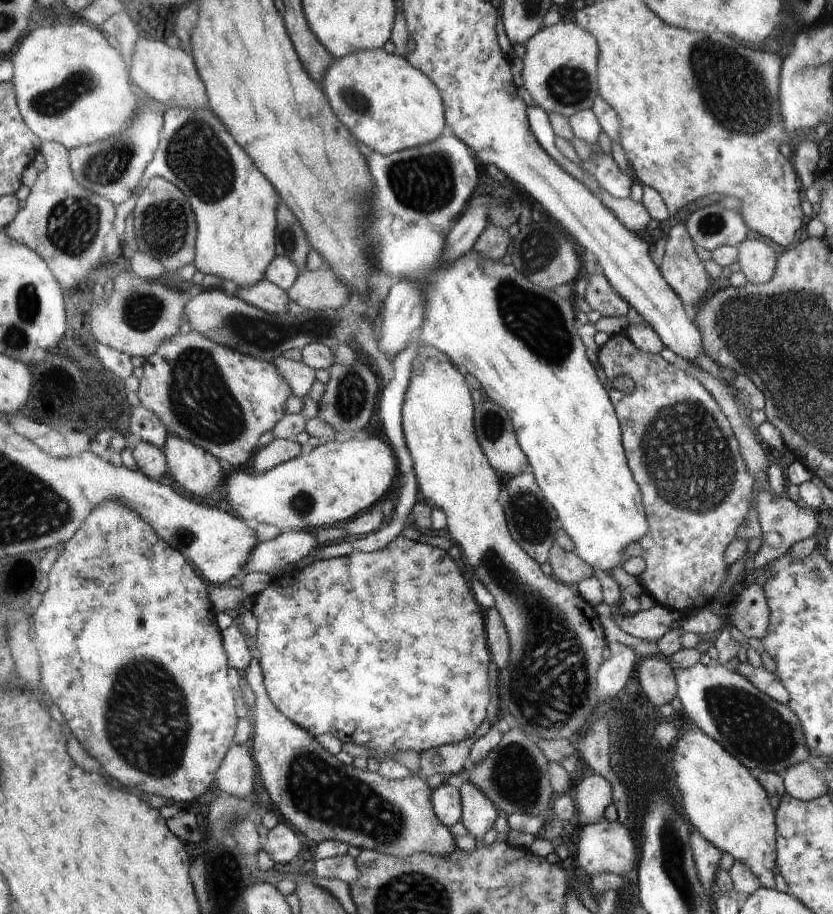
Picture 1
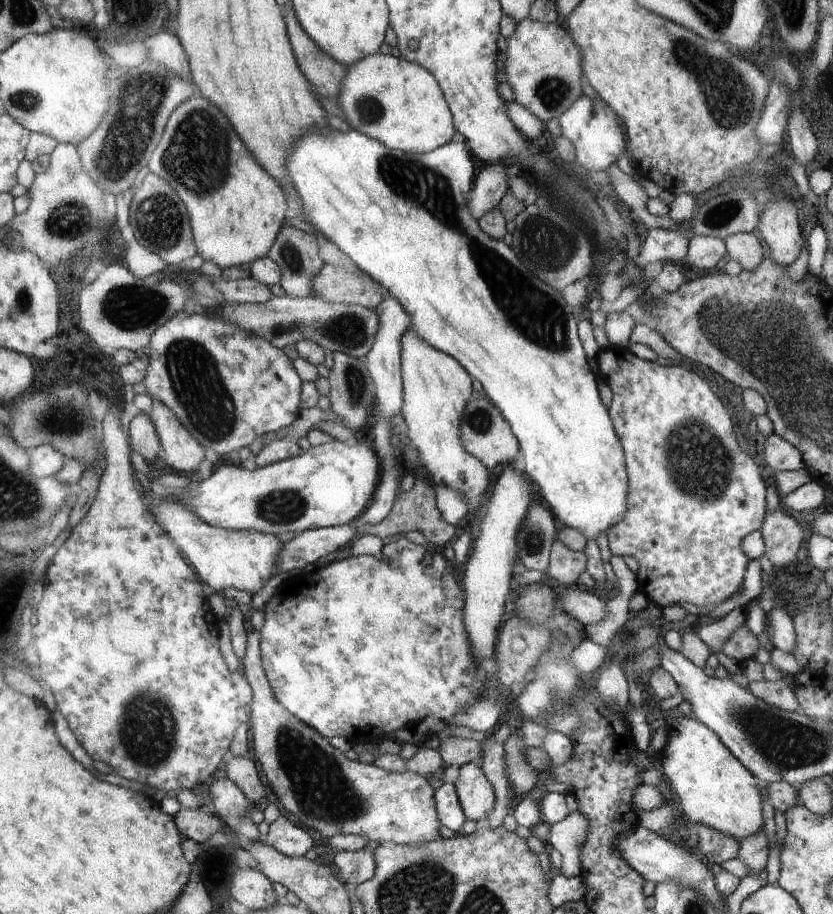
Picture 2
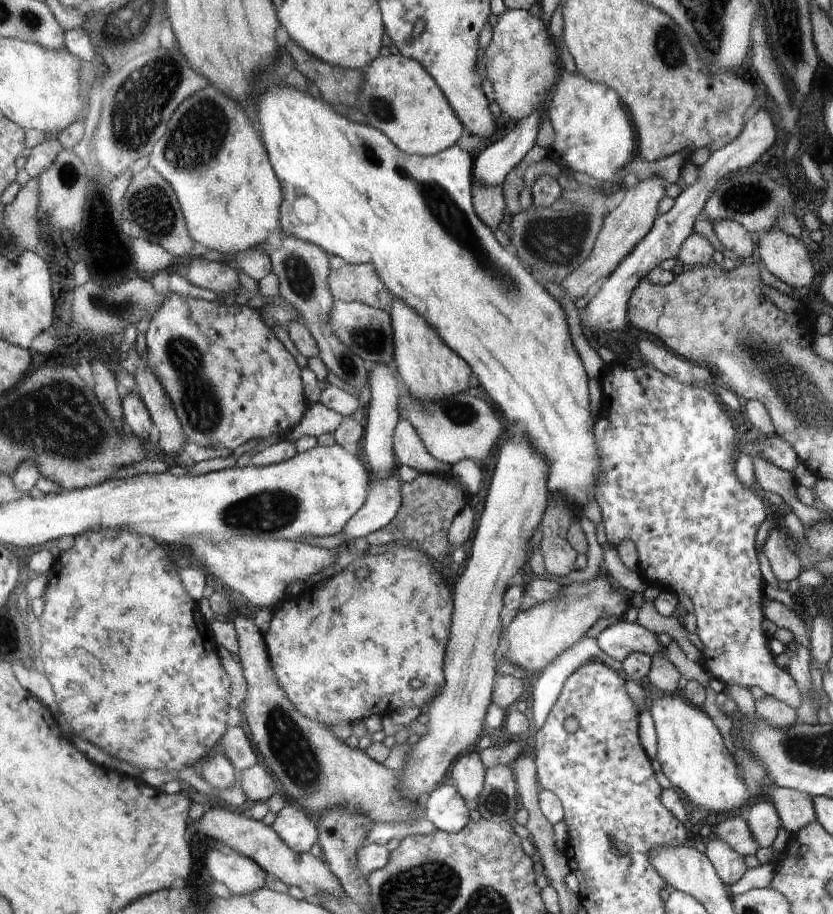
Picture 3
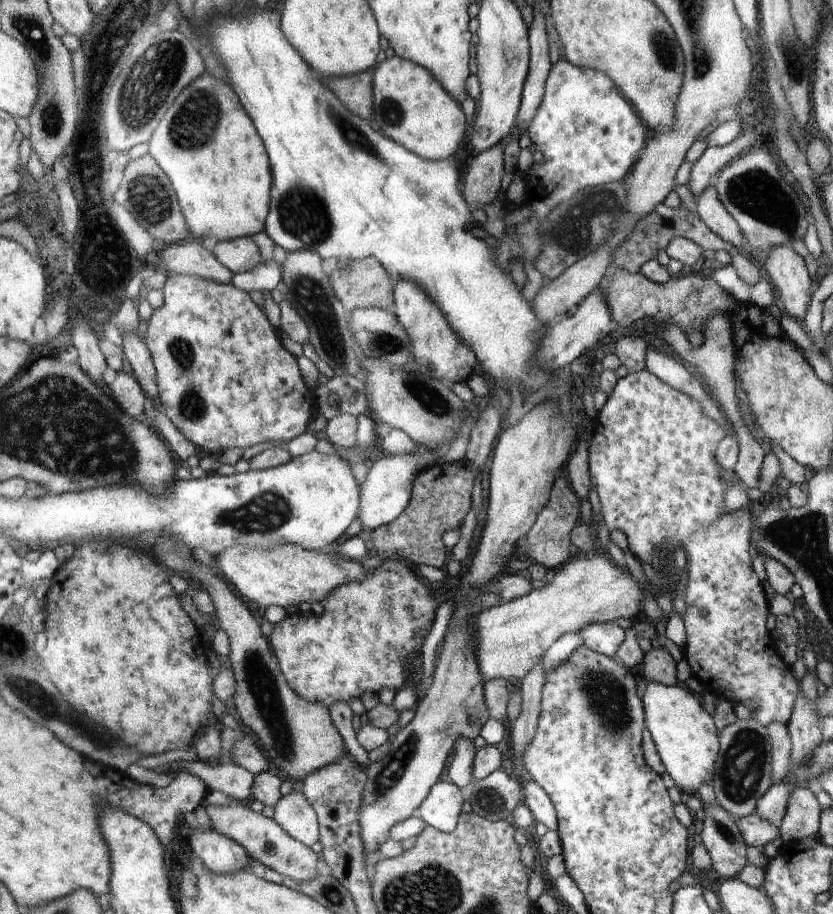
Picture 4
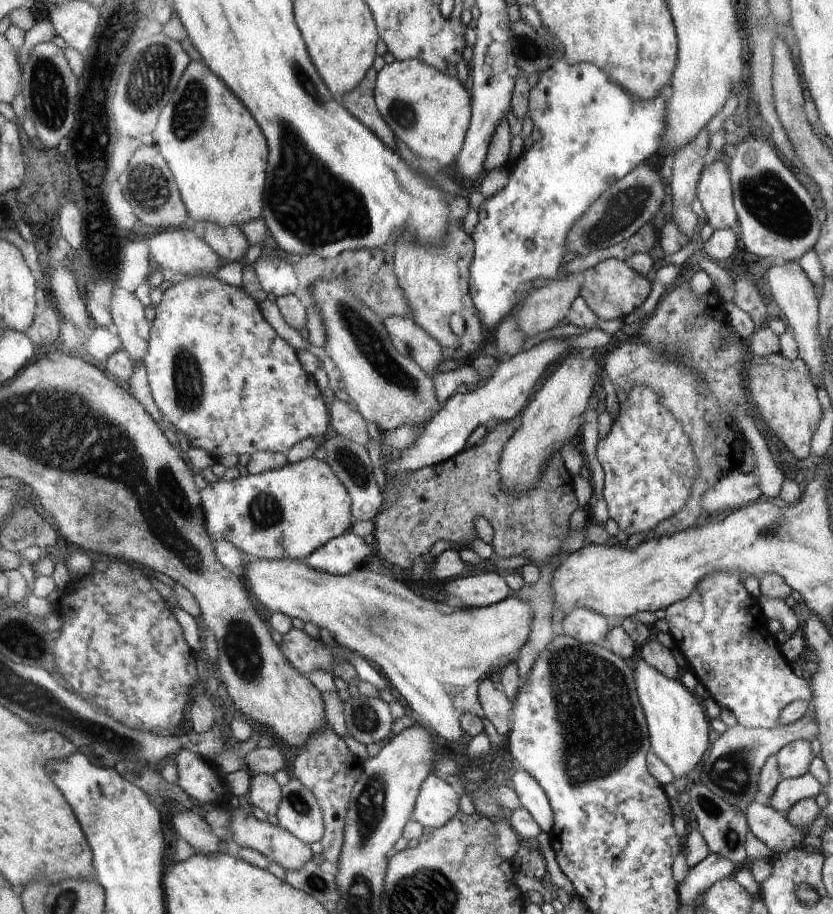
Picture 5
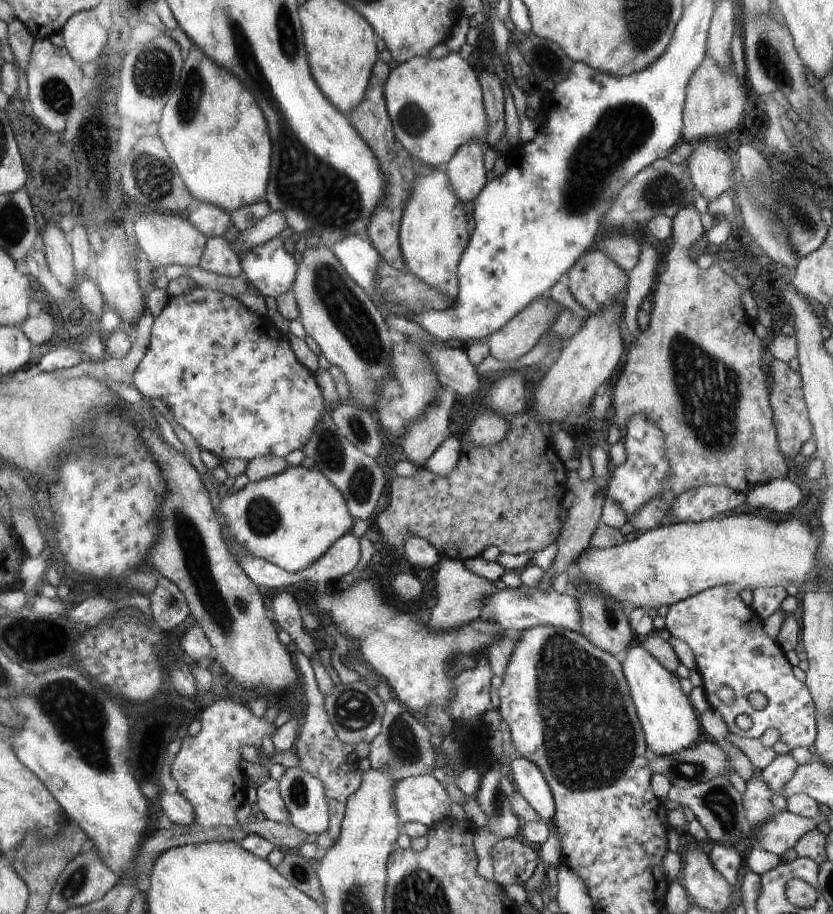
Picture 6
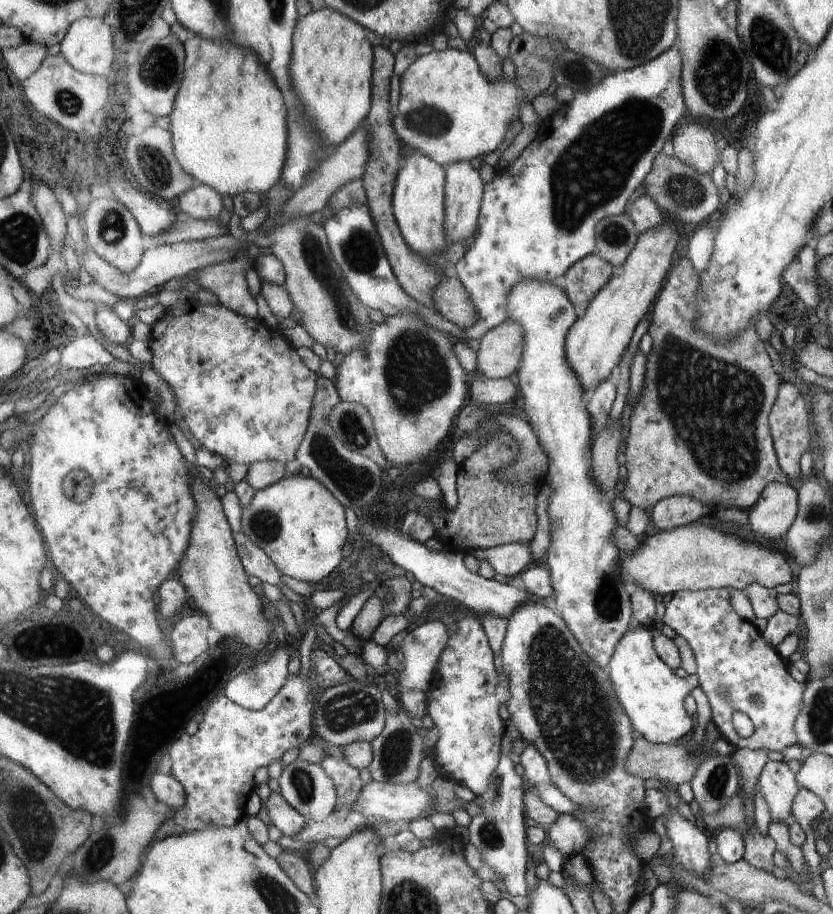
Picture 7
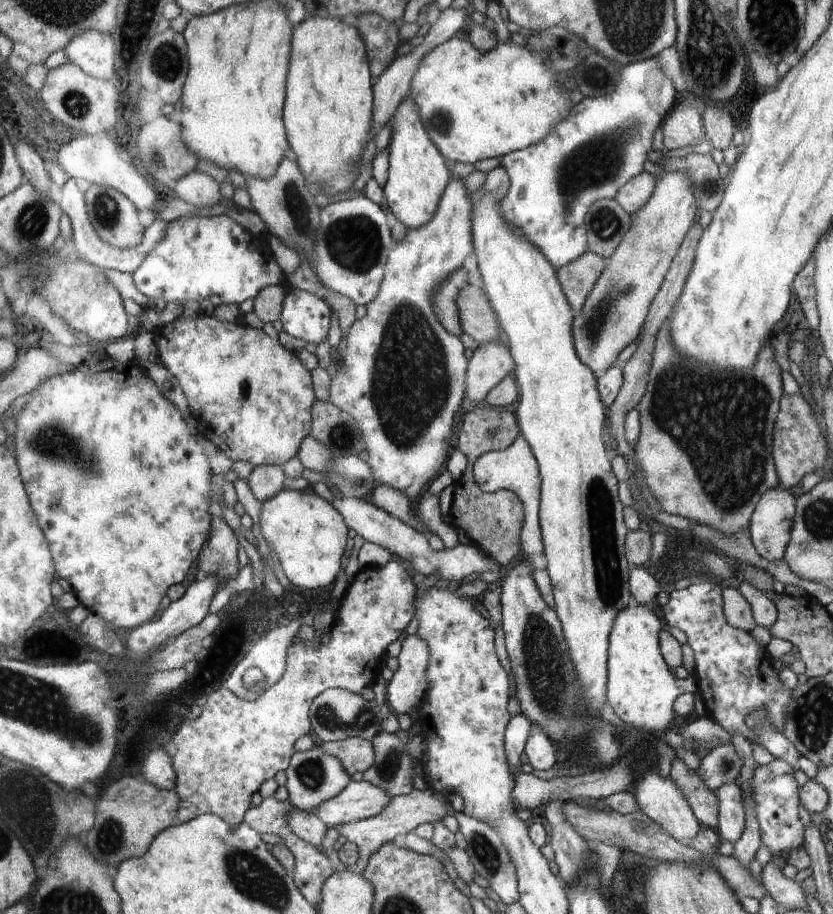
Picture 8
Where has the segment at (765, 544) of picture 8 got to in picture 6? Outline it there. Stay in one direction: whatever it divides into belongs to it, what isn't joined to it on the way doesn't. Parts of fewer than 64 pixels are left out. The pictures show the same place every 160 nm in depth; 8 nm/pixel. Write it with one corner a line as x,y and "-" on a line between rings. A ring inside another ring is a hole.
775,479
764,483
752,488
745,496
746,503
753,507
753,511
765,514
788,514
798,508
803,500
800,488
789,479

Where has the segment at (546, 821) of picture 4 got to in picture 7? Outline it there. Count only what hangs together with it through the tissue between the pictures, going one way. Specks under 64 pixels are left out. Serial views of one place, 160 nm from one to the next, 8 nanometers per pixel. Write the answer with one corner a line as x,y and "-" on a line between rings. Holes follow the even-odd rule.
528,745
520,754
519,763
524,769
522,778
526,782
525,786
536,793
546,806
550,806
558,814
572,814
577,811
577,805
553,790
546,761
538,750

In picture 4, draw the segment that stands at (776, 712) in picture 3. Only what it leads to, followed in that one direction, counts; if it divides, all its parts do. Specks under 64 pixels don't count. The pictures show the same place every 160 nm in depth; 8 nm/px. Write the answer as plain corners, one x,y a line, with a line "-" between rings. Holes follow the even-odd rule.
770,722
765,727
772,738
772,784
780,783
791,777
790,752
792,744
787,724
782,722

